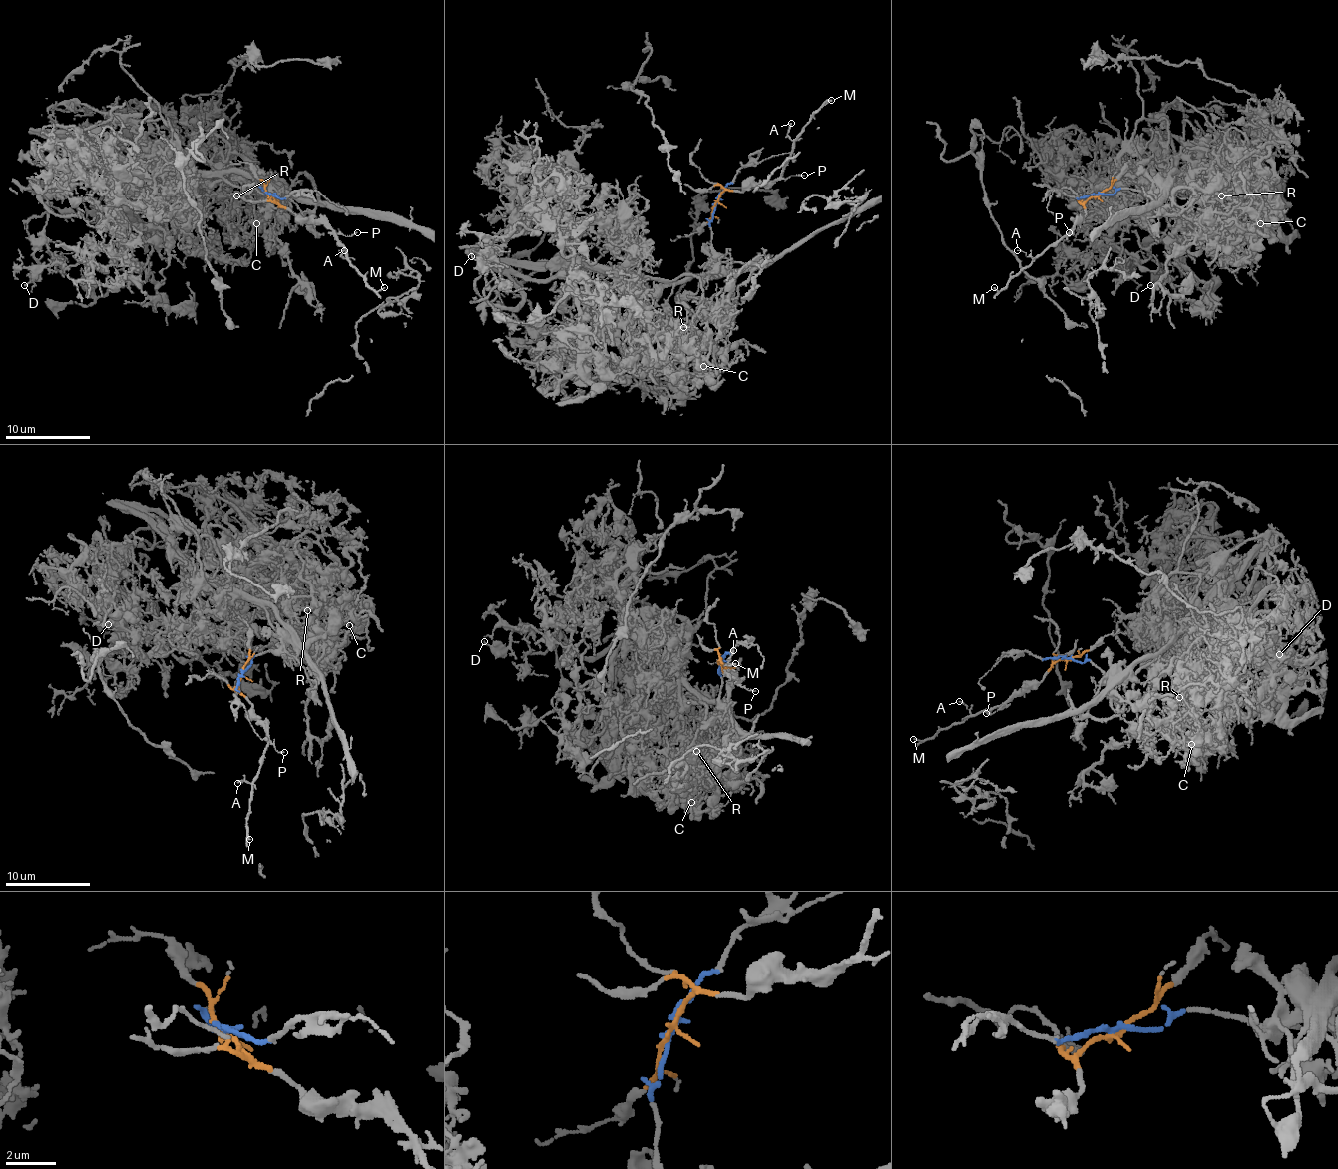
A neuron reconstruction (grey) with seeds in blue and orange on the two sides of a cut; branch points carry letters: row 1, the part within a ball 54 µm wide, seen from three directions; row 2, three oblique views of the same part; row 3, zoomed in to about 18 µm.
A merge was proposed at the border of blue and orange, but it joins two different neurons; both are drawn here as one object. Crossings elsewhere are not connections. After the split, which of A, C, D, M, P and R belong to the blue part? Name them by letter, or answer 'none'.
C, D, R

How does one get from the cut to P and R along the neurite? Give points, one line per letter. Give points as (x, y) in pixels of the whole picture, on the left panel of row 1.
P: (267, 194), (278, 204), (304, 219), (323, 219), (344, 234), (357, 232)
R: (267, 194), (257, 178), (221, 171), (227, 173), (219, 193), (235, 196)

